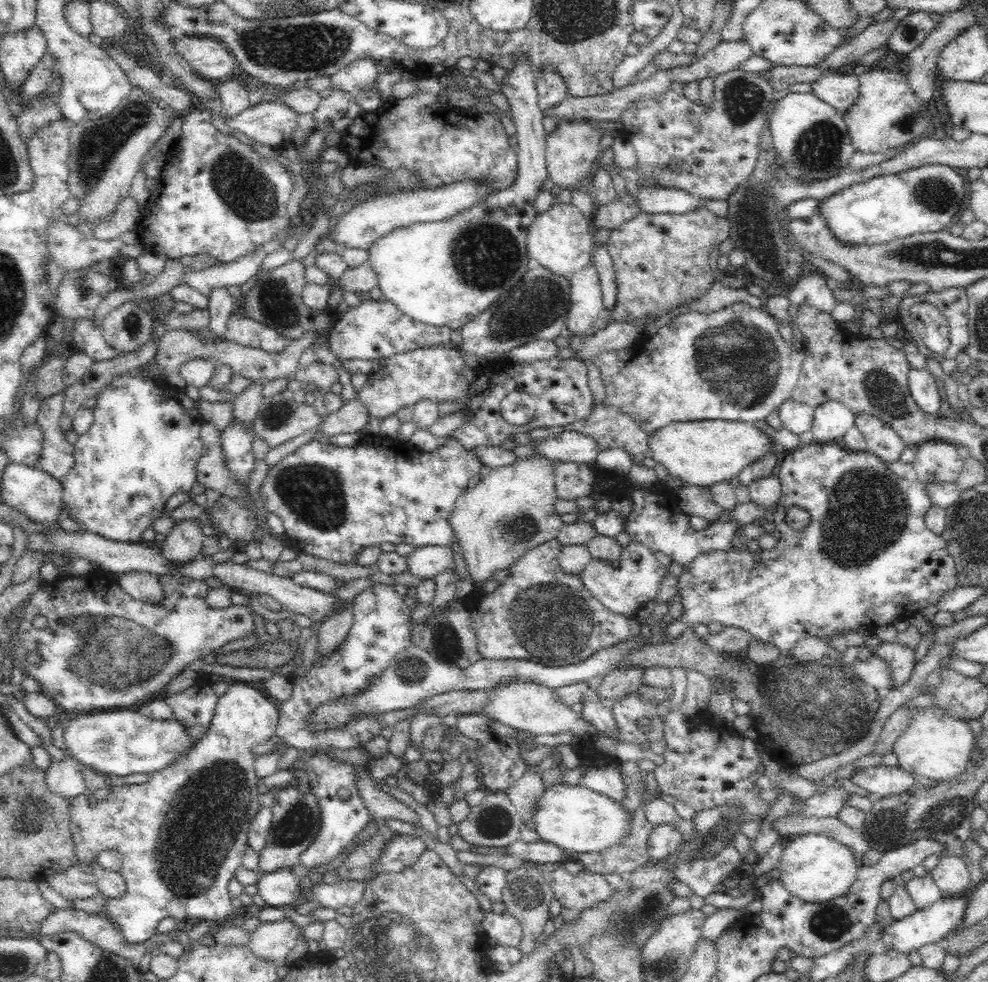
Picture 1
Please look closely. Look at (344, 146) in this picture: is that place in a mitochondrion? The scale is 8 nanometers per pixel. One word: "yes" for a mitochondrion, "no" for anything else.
no

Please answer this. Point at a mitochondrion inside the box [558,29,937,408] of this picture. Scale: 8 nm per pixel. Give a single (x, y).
(819, 147)

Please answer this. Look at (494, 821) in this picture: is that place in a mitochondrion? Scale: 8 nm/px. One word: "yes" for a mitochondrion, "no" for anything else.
yes

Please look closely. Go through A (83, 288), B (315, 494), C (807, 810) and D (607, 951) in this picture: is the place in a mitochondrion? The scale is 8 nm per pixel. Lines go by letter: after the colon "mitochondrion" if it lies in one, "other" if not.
A: mitochondrion
B: mitochondrion
C: other
D: mitochondrion

